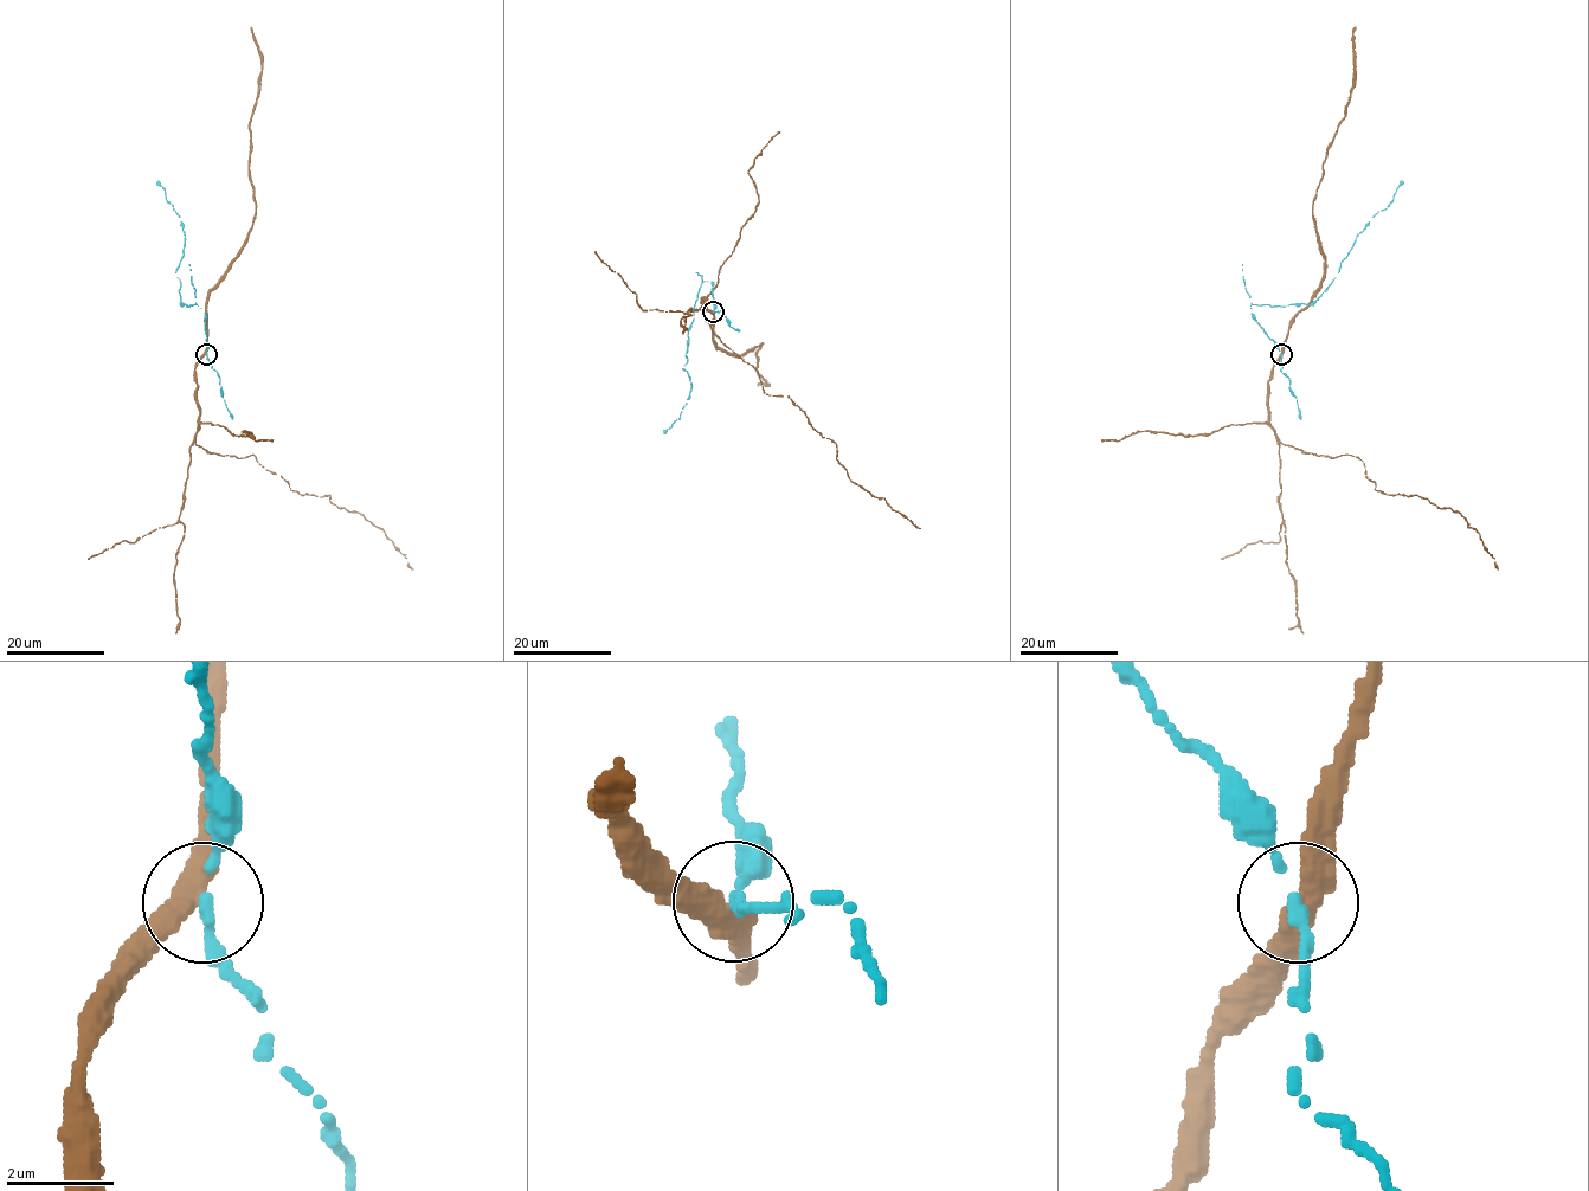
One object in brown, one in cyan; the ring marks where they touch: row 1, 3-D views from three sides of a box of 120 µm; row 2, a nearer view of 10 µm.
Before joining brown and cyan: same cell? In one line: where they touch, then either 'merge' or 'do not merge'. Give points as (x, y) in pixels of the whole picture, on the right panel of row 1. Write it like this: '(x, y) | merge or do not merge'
(1281, 354) | merge

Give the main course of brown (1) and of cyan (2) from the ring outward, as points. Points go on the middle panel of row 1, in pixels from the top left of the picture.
1: (713, 311), (702, 298), (712, 330), (752, 366), (766, 394), (787, 397), (836, 443), (848, 478), (920, 528)
2: (713, 311), (713, 283), (705, 281), (694, 304), (683, 369), (692, 387), (680, 417), (663, 433)

